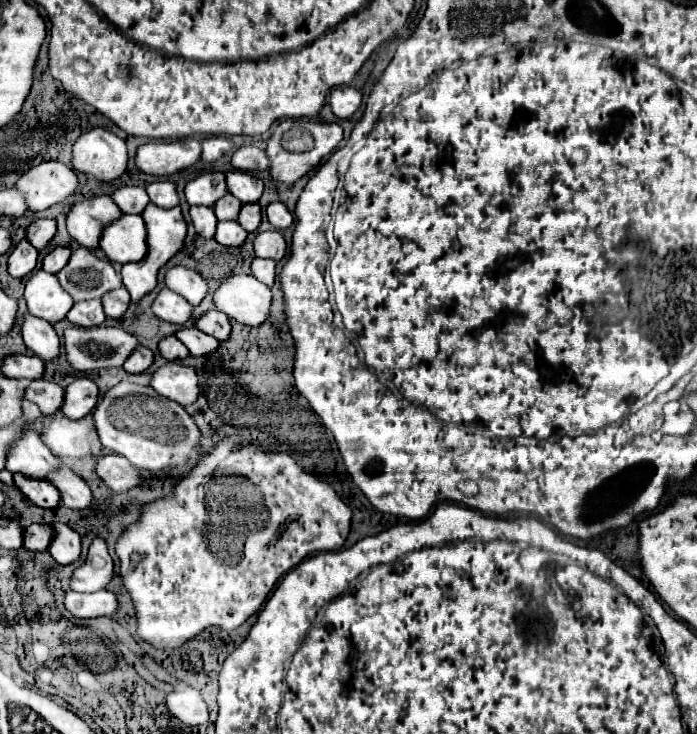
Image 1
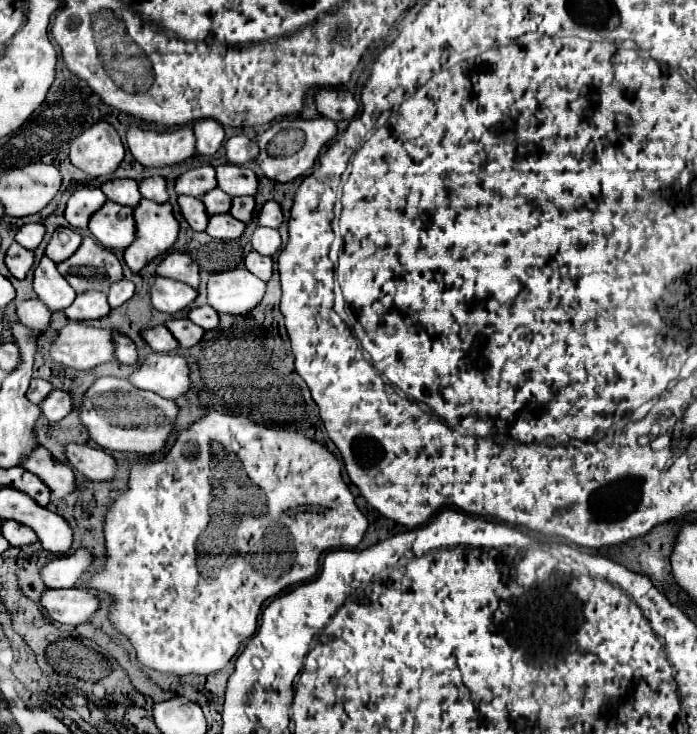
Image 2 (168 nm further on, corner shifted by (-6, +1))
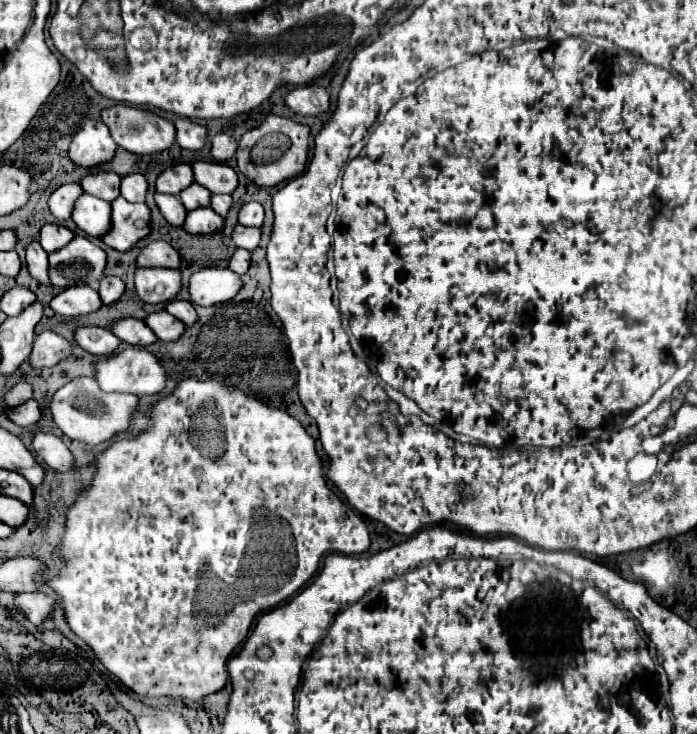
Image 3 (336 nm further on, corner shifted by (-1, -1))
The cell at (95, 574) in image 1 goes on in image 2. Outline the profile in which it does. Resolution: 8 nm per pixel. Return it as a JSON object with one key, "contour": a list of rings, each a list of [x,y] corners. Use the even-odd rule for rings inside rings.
{"contour":[[[77,549],[65,555],[53,557],[47,565],[39,569],[41,581],[47,589],[63,589],[63,587],[75,587],[79,577],[85,573],[85,569],[91,565],[91,553]]]}

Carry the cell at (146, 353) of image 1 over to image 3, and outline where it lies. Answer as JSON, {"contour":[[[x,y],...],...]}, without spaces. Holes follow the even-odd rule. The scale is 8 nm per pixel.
{"contour":[[[80,327],[74,333],[74,341],[82,345],[82,349],[98,357],[110,357],[110,353],[114,353],[122,343],[118,337],[112,335],[110,329],[104,327]]]}

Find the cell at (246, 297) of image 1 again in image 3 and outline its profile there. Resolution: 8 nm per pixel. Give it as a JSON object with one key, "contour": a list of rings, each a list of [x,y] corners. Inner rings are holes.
{"contour":[[[200,269],[190,277],[194,305],[212,307],[230,303],[242,291],[242,279],[232,269]]]}

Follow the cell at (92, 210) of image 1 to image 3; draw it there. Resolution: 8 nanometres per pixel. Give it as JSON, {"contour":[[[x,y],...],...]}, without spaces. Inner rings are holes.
{"contour":[[[68,183],[58,187],[52,195],[50,195],[50,211],[56,219],[60,221],[68,221],[70,213],[74,211],[74,201],[78,201],[78,197],[82,197],[82,187],[78,183]]]}

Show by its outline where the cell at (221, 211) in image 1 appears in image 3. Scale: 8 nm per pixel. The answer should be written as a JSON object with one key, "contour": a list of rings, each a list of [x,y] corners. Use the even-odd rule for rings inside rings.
{"contour":[[[192,183],[180,193],[180,201],[186,205],[186,209],[200,209],[200,207],[210,207],[210,197],[212,193],[206,191],[202,185]]]}

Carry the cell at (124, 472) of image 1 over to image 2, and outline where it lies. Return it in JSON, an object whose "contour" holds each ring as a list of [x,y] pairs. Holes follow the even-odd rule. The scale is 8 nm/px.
{"contour":[[[69,443],[63,455],[67,457],[73,469],[77,469],[81,475],[85,475],[91,481],[107,481],[115,473],[115,459],[103,449]]]}

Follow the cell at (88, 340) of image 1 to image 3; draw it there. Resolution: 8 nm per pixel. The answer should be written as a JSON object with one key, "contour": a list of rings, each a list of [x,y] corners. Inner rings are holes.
{"contour":[[[44,331],[36,335],[30,363],[32,367],[54,367],[66,357],[70,357],[70,353],[72,345],[62,335],[58,335],[56,331]]]}

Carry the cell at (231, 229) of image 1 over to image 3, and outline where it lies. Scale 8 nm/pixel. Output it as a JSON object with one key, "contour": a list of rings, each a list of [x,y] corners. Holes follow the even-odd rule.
{"contour":[[[210,207],[194,209],[194,211],[188,211],[186,221],[184,221],[184,229],[192,235],[218,233],[224,229],[224,219],[218,217],[218,213],[214,213]]]}

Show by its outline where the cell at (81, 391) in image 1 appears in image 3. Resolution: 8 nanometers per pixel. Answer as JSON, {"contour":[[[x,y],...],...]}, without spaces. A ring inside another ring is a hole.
{"contour":[[[30,399],[26,403],[22,403],[20,407],[14,407],[14,409],[8,409],[8,417],[16,423],[16,425],[22,425],[22,427],[30,427],[30,425],[36,425],[42,417],[42,409],[38,405],[36,399]]]}

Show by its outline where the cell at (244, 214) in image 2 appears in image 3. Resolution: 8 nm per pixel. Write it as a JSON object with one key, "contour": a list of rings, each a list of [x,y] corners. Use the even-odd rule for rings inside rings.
{"contour":[[[212,195],[212,209],[218,215],[226,217],[228,211],[230,211],[230,207],[232,207],[232,195]]]}

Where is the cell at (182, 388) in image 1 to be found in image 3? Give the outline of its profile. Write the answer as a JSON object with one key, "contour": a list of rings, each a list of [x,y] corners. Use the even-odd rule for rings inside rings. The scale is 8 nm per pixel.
{"contour":[[[128,347],[126,351],[114,353],[110,357],[104,357],[96,363],[96,381],[104,391],[122,391],[122,393],[132,393],[132,395],[158,395],[166,387],[168,373],[160,359],[140,347]]]}

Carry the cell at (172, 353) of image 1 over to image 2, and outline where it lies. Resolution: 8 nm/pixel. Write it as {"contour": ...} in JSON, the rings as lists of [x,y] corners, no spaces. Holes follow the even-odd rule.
{"contour":[[[157,325],[157,327],[147,327],[141,329],[139,335],[145,339],[145,343],[153,349],[153,351],[173,351],[179,347],[177,339],[171,335],[171,331],[165,325]]]}

